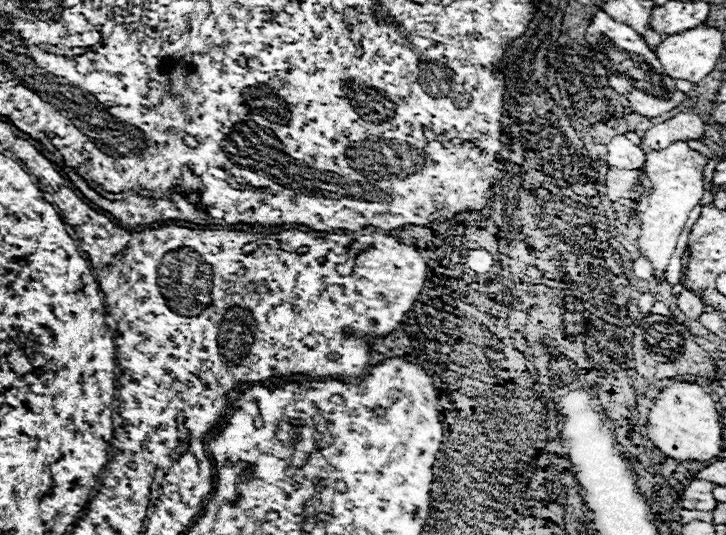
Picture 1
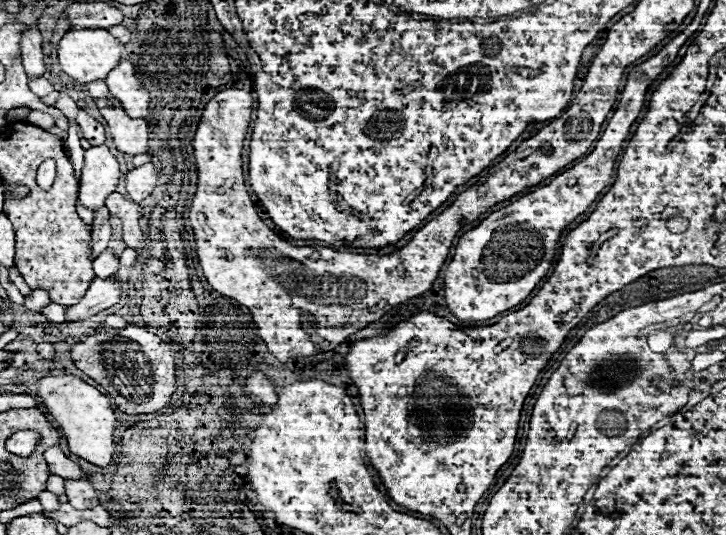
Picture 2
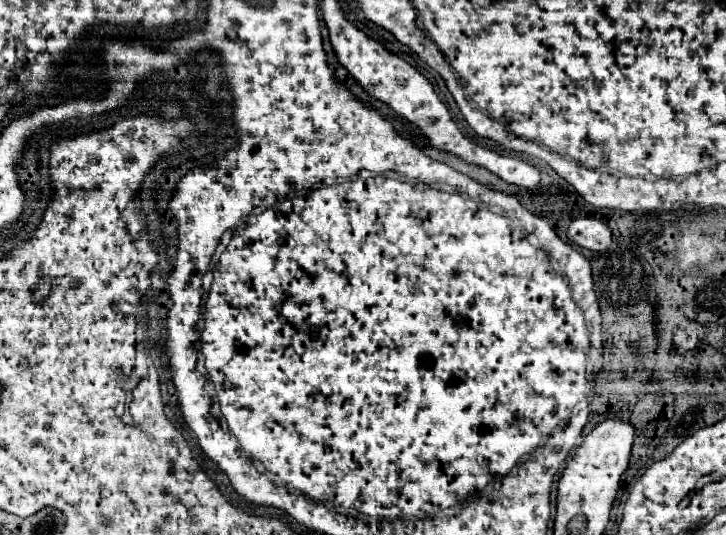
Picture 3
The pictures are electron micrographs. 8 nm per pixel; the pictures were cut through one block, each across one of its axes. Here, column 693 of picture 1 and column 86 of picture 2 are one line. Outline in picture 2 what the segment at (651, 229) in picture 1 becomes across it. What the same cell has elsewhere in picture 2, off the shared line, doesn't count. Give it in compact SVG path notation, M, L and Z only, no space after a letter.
M92 146L84 152L84 168L80 180L80 202L94 214L104 206L108 194L116 190L120 178L118 160L106 146Z

